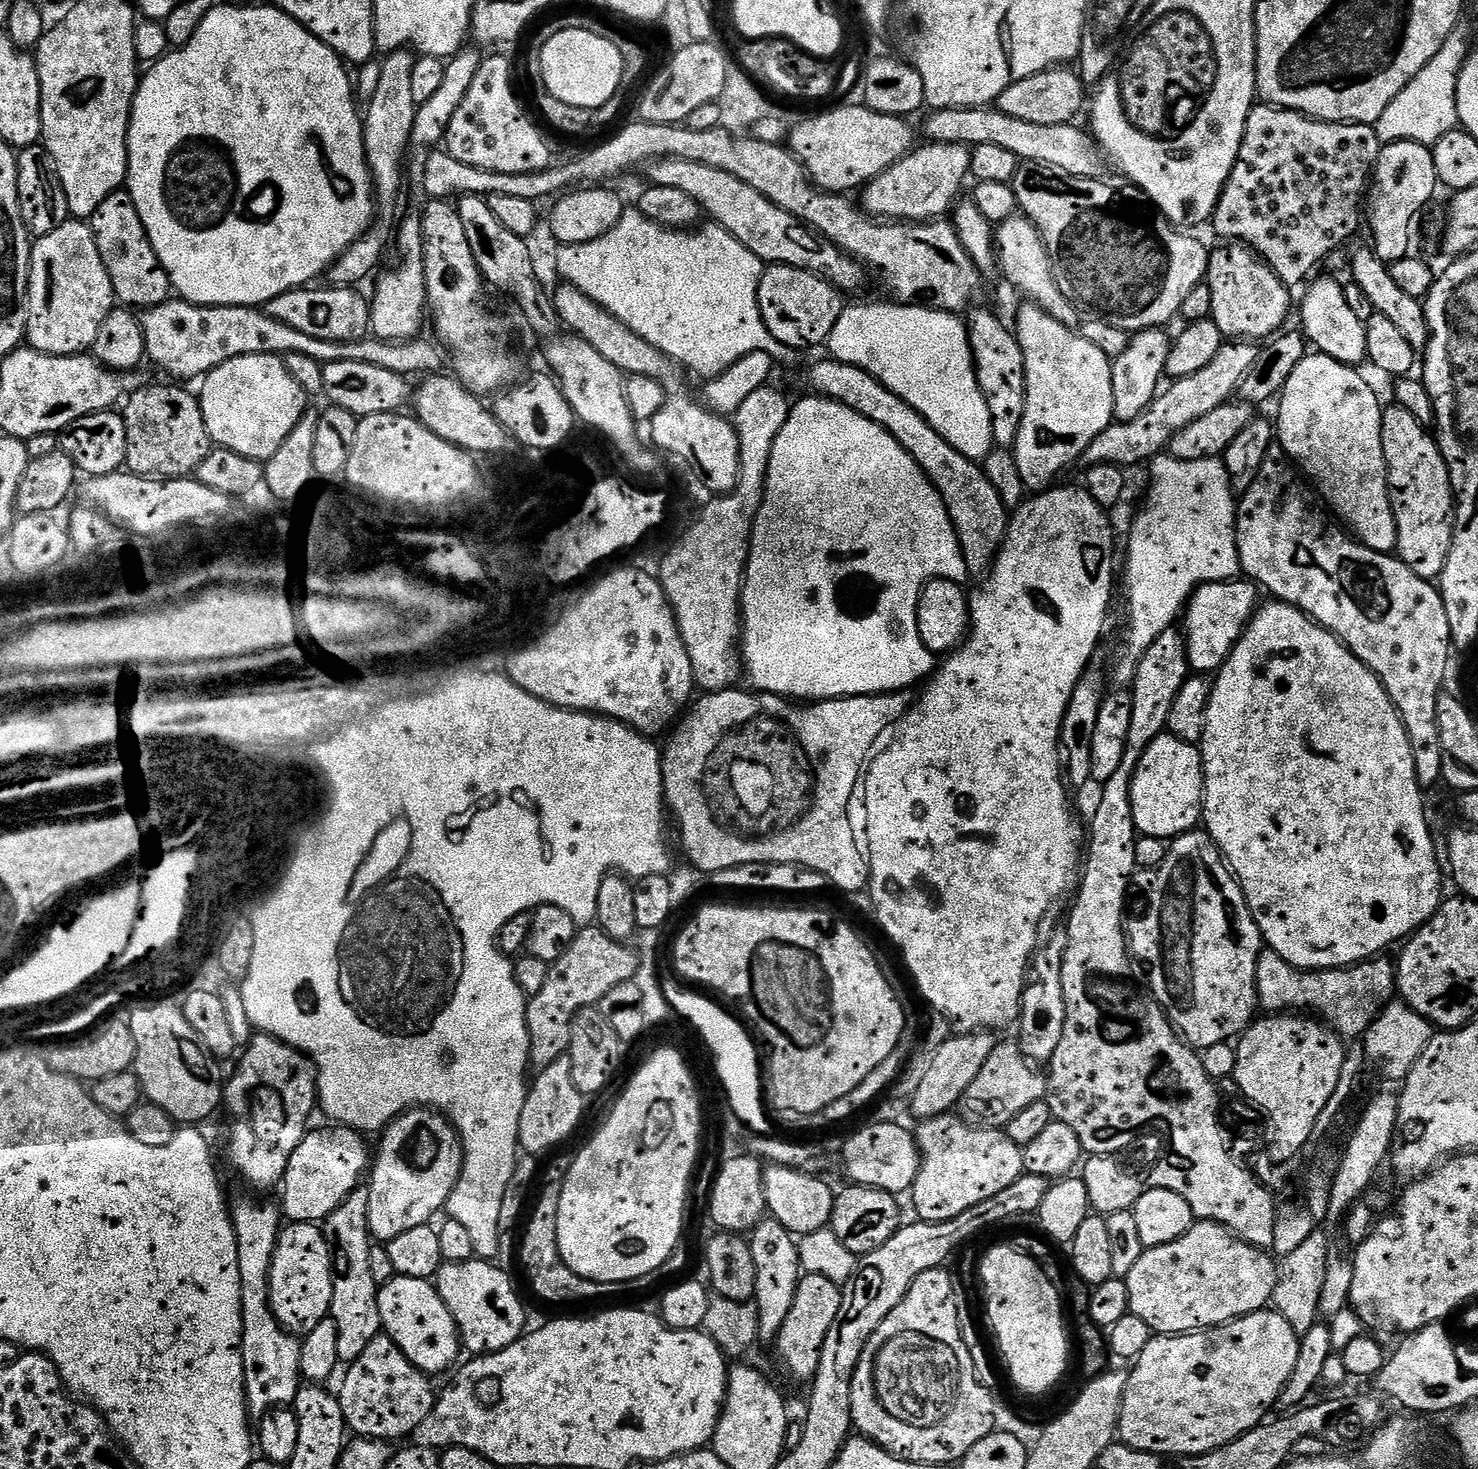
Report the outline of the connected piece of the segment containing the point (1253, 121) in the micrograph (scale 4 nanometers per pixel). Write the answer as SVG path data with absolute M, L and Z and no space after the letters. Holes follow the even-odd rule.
M1267 102L1257 103L1248 115L1248 124L1244 128L1238 158L1234 162L1230 178L1224 183L1220 201L1212 211L1210 228L1221 236L1219 238L1221 241L1248 245L1261 260L1265 260L1272 267L1274 274L1278 274L1278 278L1283 284L1295 286L1295 284L1302 283L1301 285L1303 285L1313 275L1311 272L1315 270L1316 264L1322 263L1335 248L1342 247L1359 230L1360 220L1362 224L1362 205L1365 203L1366 193L1369 191L1370 181L1373 179L1381 147L1380 140L1376 137L1376 129L1371 124L1329 124L1327 120L1313 120L1312 117L1303 116L1300 112L1291 112L1289 108L1277 108L1275 104ZM1296 184L1301 184L1304 188L1317 187L1316 192L1303 192L1302 189L1296 188Z

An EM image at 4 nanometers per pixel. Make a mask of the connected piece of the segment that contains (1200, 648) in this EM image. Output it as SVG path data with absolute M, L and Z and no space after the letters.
M1247 578L1202 584L1193 592L1182 612L1182 635L1188 651L1188 666L1196 674L1215 674L1228 661L1228 655L1239 642L1256 613L1258 588Z

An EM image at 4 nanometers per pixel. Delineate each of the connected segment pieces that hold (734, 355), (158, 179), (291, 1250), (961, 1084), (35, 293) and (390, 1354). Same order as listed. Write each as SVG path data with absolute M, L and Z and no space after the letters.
M628 206L625 207L622 218L618 218L618 226L614 226L614 230L602 234L602 238L594 238L594 242L586 242L585 244L559 245L555 249L557 251L556 268L560 271L561 277L559 279L563 283L573 284L578 290L582 290L582 294L586 294L586 298L598 302L598 306L602 306L610 314L614 314L614 318L618 318L623 324L630 326L630 330L634 330L634 334L646 338L646 342L650 342L650 346L658 346L658 350L671 356L677 364L683 366L687 371L689 368L690 371L704 376L703 378L711 378L721 376L724 371L748 354L755 351L769 351L773 347L774 341L758 306L758 286L766 267L764 261L759 260L750 250L746 250L746 246L742 246L742 242L738 242L738 238L731 236L719 224L708 222L705 228L699 228L697 227L695 230L666 228L658 221L651 220L649 216L642 214L639 207Z
M265 6L265 8L212 8L200 20L200 25L192 32L192 37L185 42L184 48L169 51L161 60L155 61L148 73L143 73L142 79L136 86L136 97L132 103L132 117L128 127L128 178L126 191L132 196L134 206L138 210L138 218L142 218L142 226L150 238L150 246L154 246L154 254L158 254L158 262L166 270L168 281L173 289L183 299L192 304L210 304L213 306L267 306L278 294L286 294L295 288L311 285L319 276L323 277L332 263L336 261L351 244L360 239L374 223L374 189L372 186L372 174L368 170L368 160L364 157L364 125L362 123L361 109L356 109L356 100L352 97L352 80L348 77L349 69L345 61L330 46L323 44L317 36L310 34L294 18L281 12L279 8Z
M292 1222L281 1231L270 1266L268 1297L276 1321L297 1337L307 1336L318 1322L329 1319L332 1310L332 1252L319 1223Z
M991 1031L965 1032L949 1035L947 1042L938 1046L938 1054L934 1054L934 1062L930 1062L930 1070L923 1076L918 1090L910 1097L912 1112L917 1121L932 1120L936 1116L947 1116L959 1103L966 1087L974 1082L978 1070L986 1066L986 1058L995 1050L998 1040Z
M69 218L58 230L39 237L32 246L28 271L27 343L51 356L74 356L89 351L106 314L117 303L110 274L98 254L91 223Z
M387 1334L376 1336L347 1368L338 1399L344 1421L357 1437L389 1442L397 1442L403 1436L404 1439L411 1437L436 1405L437 1393L432 1392L432 1384L428 1381L431 1379L412 1365L410 1358L402 1354Z

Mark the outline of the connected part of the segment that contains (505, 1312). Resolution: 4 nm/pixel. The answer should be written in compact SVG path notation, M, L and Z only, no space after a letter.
M473 1258L466 1262L441 1264L434 1283L446 1310L460 1331L460 1343L472 1354L497 1352L520 1339L524 1333L526 1304L520 1301L512 1280L495 1263Z

